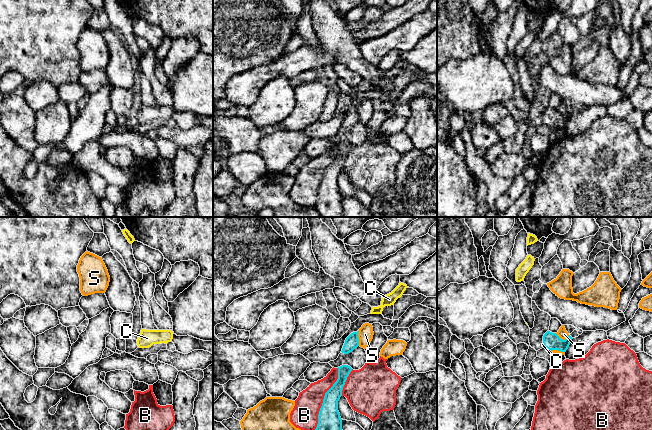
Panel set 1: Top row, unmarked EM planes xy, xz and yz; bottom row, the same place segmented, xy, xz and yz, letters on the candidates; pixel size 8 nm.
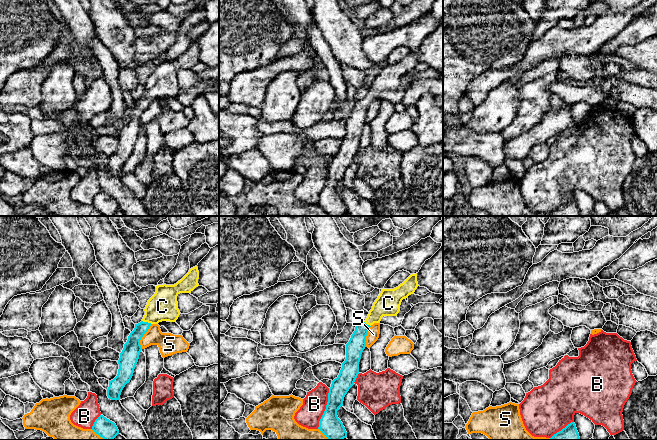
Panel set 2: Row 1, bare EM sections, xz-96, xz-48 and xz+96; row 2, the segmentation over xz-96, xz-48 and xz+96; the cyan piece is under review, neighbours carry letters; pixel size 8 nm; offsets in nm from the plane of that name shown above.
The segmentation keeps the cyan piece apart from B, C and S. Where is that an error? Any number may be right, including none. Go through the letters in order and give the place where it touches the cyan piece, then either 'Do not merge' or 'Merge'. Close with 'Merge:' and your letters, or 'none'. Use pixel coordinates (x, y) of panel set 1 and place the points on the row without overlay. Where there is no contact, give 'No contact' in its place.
B: Touches cyan at xz (323, 175). Do not merge
C: Touches cyan at yz (544, 122). Merge
S: Touches cyan at xz (358, 114). Do not merge
Merge: C

